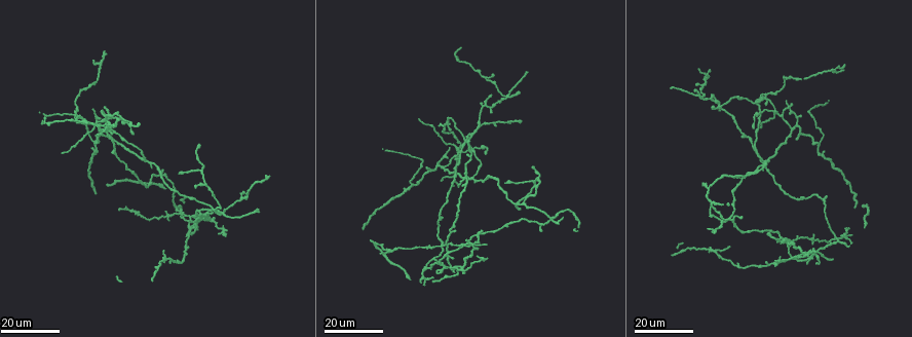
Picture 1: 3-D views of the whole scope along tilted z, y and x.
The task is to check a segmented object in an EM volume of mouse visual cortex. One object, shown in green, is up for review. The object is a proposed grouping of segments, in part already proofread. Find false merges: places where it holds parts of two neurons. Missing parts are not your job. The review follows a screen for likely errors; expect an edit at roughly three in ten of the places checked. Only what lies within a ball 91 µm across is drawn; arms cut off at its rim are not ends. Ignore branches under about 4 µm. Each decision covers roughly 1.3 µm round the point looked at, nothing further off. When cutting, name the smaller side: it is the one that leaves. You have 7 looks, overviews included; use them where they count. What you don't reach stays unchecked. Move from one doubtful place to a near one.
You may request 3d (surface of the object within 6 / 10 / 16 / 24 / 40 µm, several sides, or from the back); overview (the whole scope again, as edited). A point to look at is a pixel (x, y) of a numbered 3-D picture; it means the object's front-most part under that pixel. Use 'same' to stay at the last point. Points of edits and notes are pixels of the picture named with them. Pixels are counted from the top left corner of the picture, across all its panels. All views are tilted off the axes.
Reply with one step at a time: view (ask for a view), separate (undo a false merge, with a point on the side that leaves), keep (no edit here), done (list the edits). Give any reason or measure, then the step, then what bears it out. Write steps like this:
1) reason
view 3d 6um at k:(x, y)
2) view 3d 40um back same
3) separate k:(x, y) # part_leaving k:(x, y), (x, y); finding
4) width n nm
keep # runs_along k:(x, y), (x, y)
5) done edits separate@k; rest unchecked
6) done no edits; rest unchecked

a fork
view 3d 16um at 1:(473, 178)

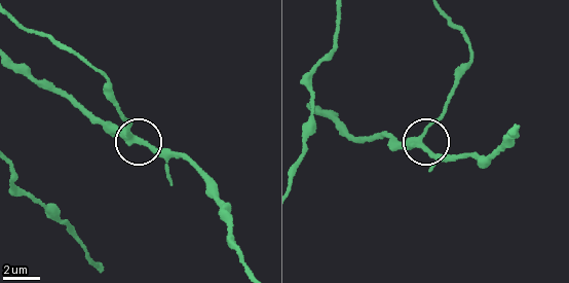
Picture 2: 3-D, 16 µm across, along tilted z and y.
zoom in
view 3d 6um at 2:(419, 141)

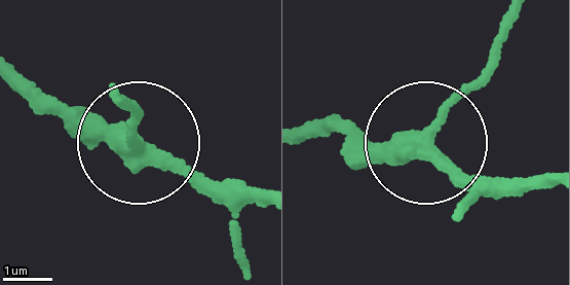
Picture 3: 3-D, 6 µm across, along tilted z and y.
keep # runs_along 3:(550, 174), (457, 179), (427, 156), (429, 123), (504, 43); one neuron here

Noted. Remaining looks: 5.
view 3d 24um at 1:(461, 244)

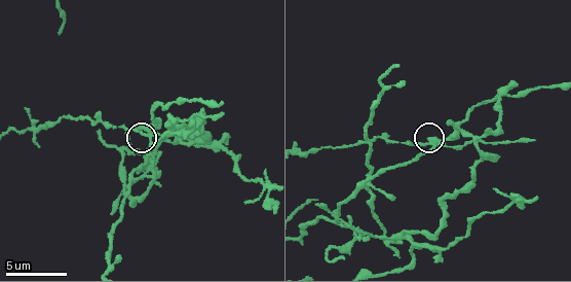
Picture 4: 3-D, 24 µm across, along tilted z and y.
zoom in
view 3d 10um at 4:(149, 137)

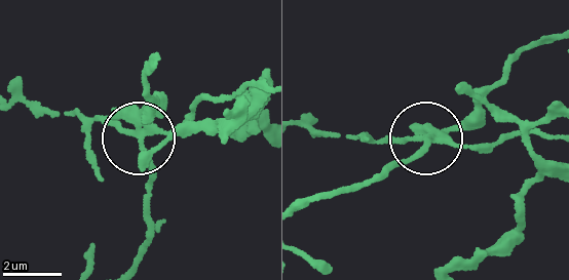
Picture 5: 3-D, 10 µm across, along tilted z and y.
width 240 nm
separate 5:(105, 123) # part_leaving 5:(130, 123), (14, 103); two neurons meet here

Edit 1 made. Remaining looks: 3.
view overview

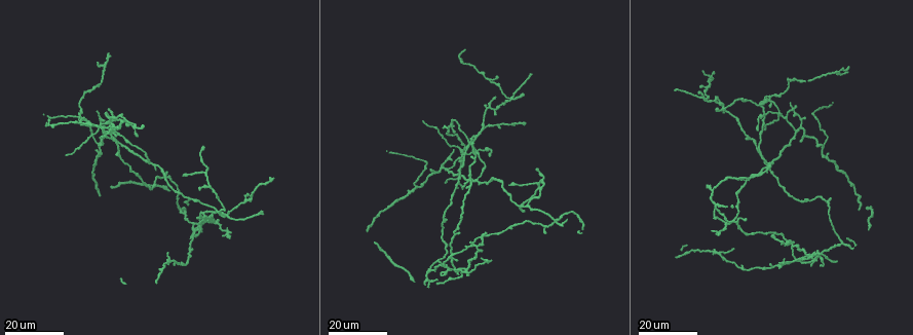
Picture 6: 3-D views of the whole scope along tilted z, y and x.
arms part here
view 3d 16um at 6:(528, 202)

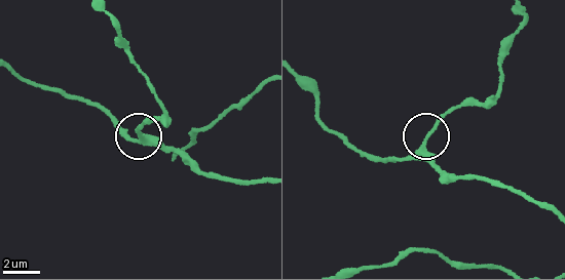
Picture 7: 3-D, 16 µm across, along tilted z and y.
closer look
view 3d 6um at 7:(425, 146)

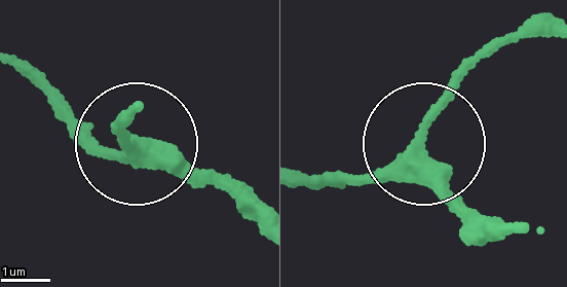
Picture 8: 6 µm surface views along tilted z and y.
width 280 nm
keep # one neuron here

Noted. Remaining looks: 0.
done edits separate@5; rest unchecked

